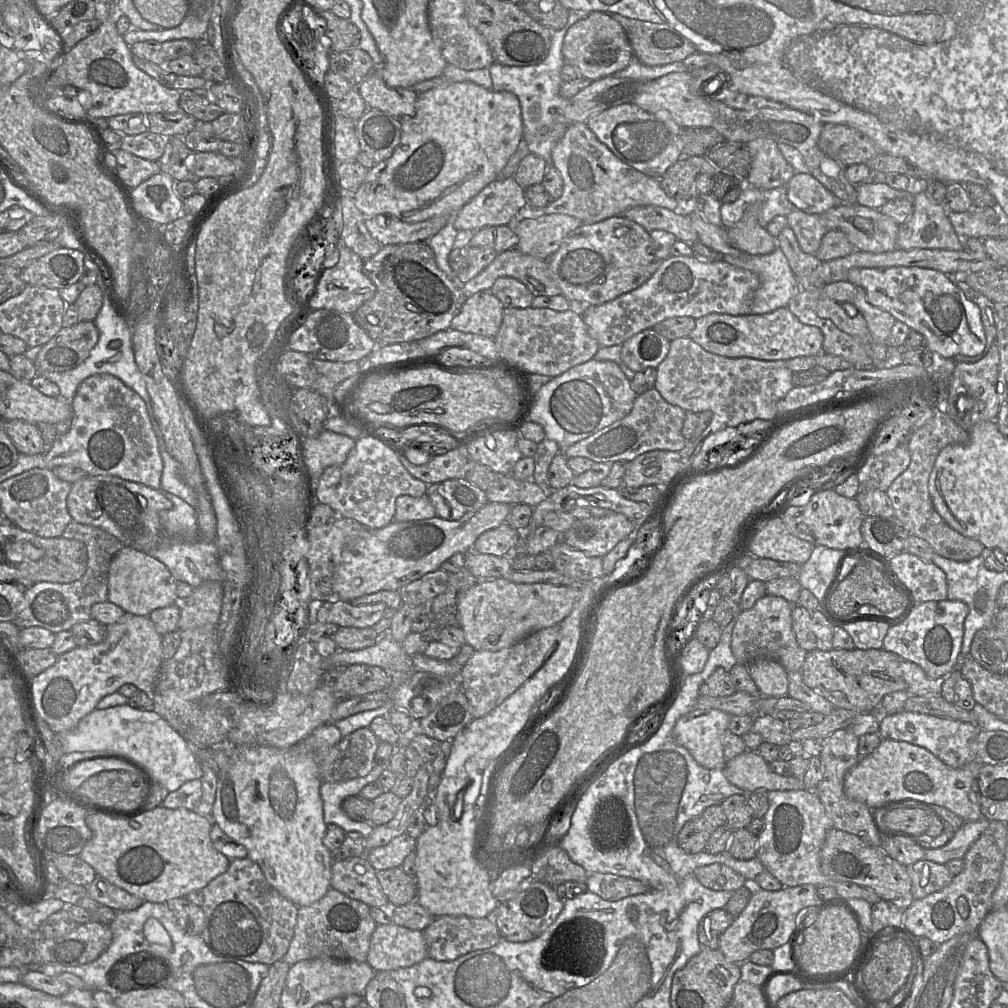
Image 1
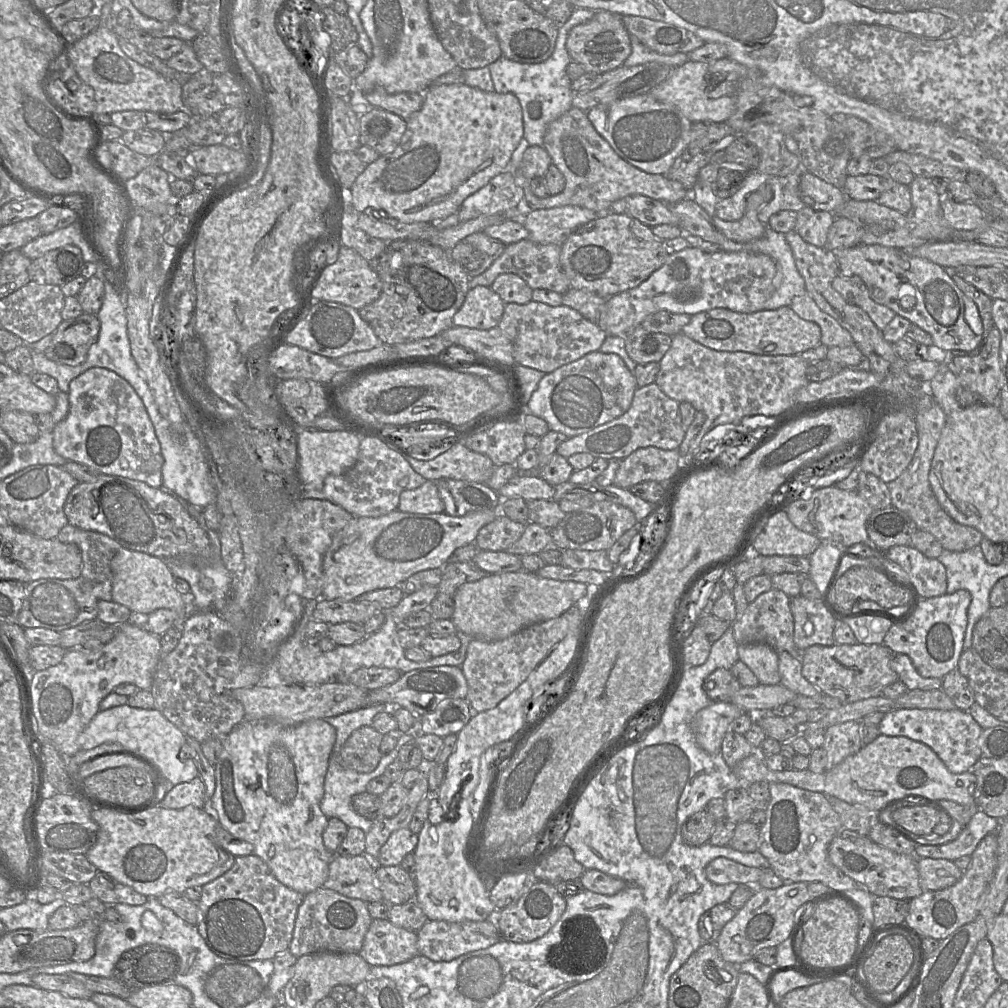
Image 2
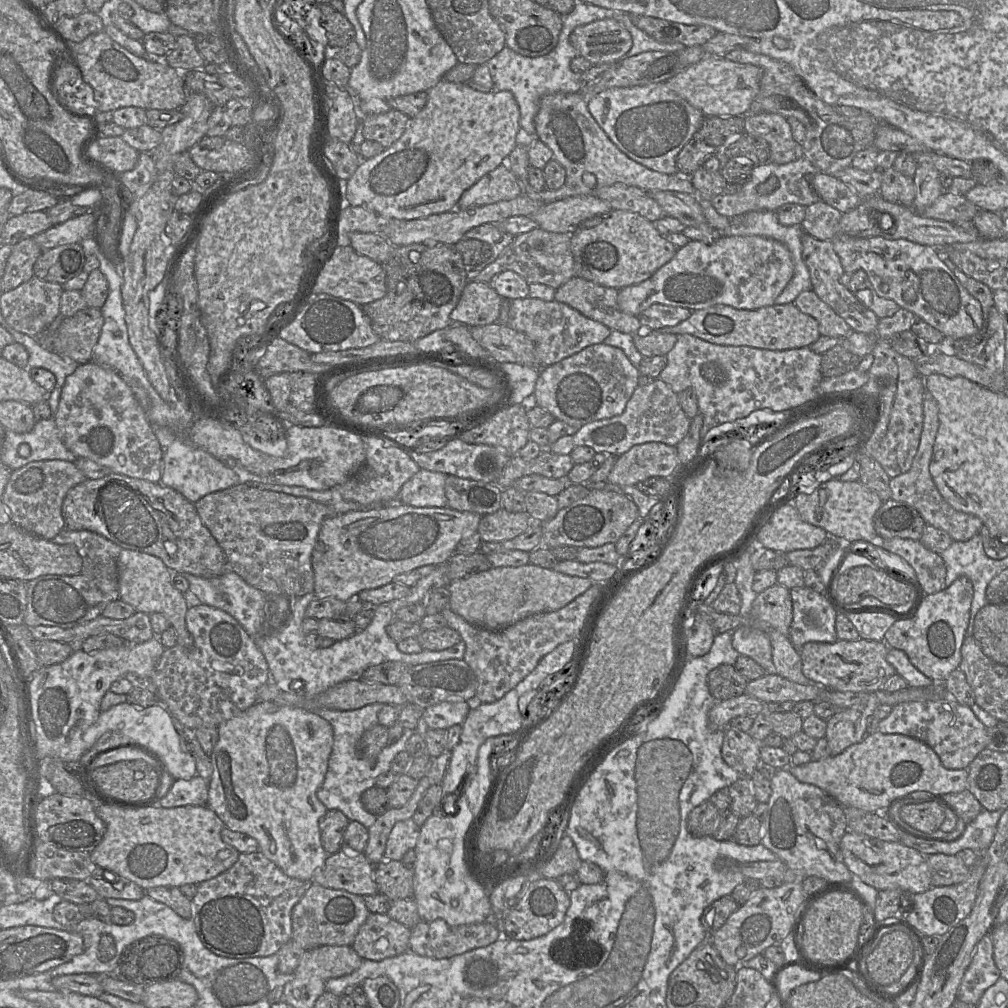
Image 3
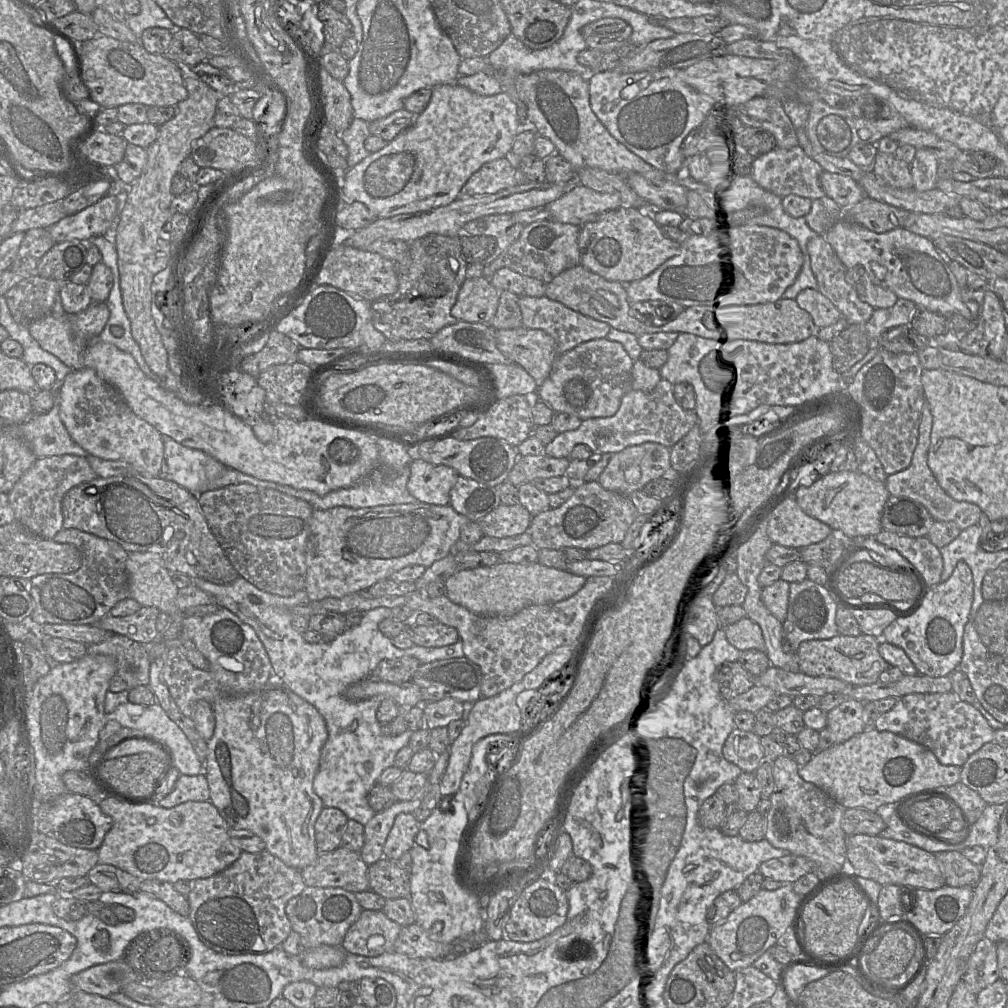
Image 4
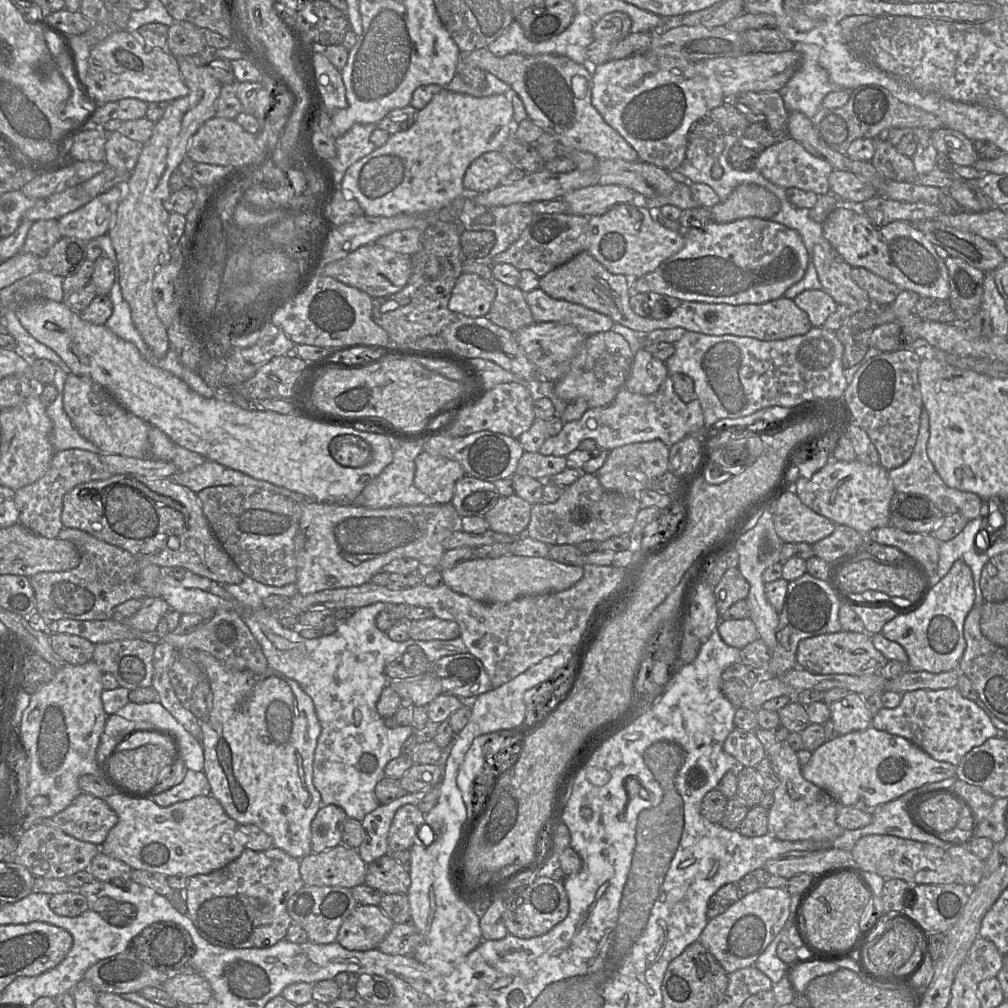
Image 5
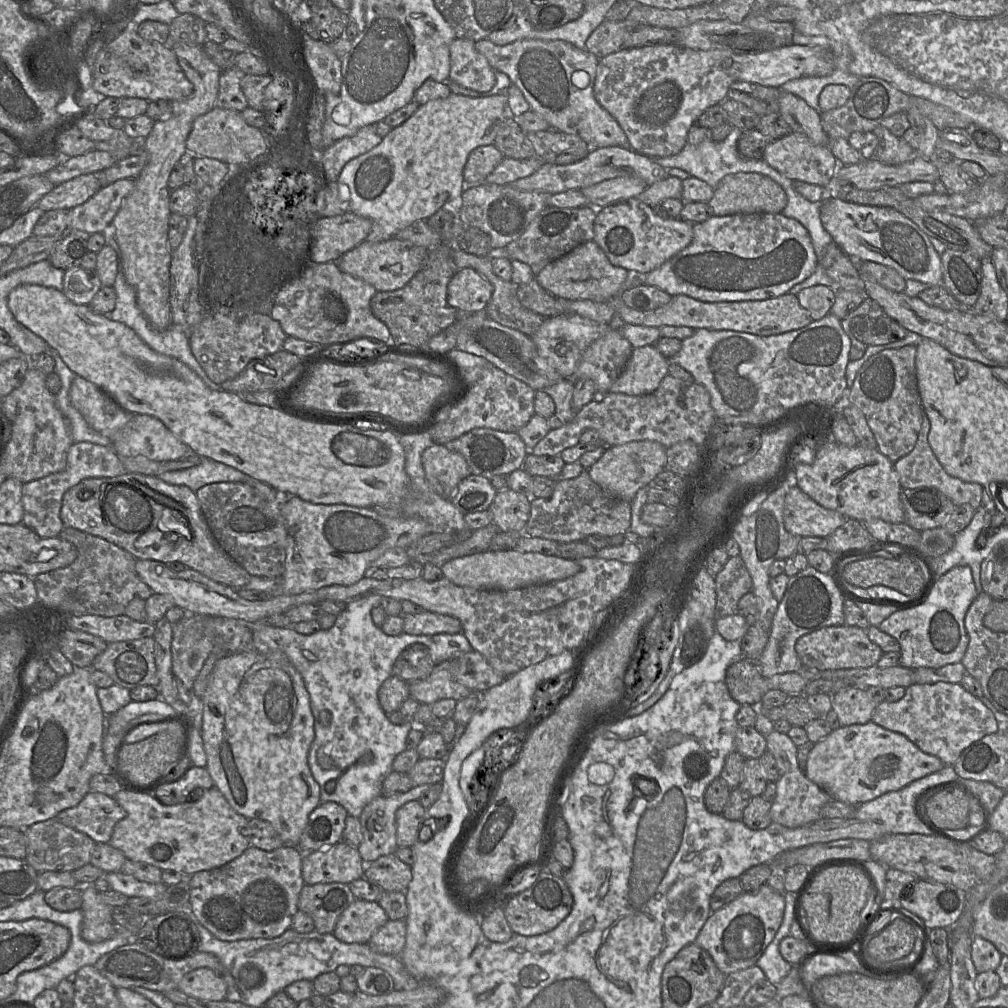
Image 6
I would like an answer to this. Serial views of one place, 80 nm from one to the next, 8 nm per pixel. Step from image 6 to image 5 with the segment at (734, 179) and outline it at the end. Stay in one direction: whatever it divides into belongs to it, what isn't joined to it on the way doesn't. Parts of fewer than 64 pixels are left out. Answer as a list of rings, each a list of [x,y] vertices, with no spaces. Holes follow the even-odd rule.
[[[753,183],[737,186],[731,195],[710,211],[716,223],[729,223],[743,218],[771,219],[780,210],[780,201],[766,188]]]

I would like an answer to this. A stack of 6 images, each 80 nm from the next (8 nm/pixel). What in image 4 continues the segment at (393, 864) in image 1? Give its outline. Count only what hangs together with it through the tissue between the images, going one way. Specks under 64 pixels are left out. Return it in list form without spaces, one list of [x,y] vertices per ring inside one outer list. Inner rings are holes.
[[[412,813],[398,814],[383,847],[384,857],[398,861],[412,848],[415,837],[420,831],[420,825],[421,823]]]

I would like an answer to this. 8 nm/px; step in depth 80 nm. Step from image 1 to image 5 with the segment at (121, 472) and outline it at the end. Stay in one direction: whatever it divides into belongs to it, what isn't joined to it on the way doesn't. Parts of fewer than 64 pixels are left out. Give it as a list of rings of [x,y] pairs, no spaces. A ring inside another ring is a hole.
[[[68,374],[63,392],[64,410],[80,435],[106,454],[151,459],[150,424],[121,406],[100,384],[86,376]]]

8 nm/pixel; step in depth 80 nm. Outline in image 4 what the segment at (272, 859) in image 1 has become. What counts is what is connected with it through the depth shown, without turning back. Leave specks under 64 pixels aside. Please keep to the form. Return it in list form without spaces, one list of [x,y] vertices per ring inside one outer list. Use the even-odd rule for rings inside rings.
[[[272,675],[271,680],[264,688],[246,695],[220,696],[215,699],[212,707],[215,729],[211,739],[206,742],[207,757],[204,764],[204,774],[210,791],[209,801],[217,808],[230,828],[250,830],[265,842],[265,850],[279,858],[287,866],[301,871],[313,864],[319,856],[315,842],[315,822],[324,808],[321,798],[313,790],[313,780],[319,769],[321,749],[328,738],[325,719],[313,705],[292,692],[275,675]]]

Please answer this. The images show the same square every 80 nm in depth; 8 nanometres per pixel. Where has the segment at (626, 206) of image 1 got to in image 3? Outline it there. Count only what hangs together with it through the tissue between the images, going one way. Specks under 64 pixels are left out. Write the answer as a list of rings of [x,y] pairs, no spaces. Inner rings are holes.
[[[581,92],[550,93],[542,97],[534,119],[536,135],[553,152],[553,158],[566,170],[565,184],[558,190],[537,192],[524,177],[521,194],[544,205],[579,195],[595,195],[596,191],[615,183],[635,186],[647,193],[675,191],[698,195],[691,179],[679,174],[665,174],[651,170],[629,158],[608,137],[588,109]]]

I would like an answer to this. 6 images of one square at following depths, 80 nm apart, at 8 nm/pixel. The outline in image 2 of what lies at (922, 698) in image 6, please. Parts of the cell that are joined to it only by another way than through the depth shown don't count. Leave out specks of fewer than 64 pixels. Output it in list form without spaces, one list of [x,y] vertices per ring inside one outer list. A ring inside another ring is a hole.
[[[958,708],[953,710],[898,709],[885,713],[878,728],[883,735],[905,736],[926,744],[952,773],[972,770],[974,764],[981,758],[979,737],[983,729],[969,711],[963,711]]]

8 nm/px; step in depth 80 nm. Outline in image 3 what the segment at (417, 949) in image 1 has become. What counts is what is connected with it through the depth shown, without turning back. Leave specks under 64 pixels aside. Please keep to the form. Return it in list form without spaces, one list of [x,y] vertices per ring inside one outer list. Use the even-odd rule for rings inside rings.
[[[370,912],[351,947],[362,960],[380,961],[407,952],[410,936],[411,929],[387,914]]]

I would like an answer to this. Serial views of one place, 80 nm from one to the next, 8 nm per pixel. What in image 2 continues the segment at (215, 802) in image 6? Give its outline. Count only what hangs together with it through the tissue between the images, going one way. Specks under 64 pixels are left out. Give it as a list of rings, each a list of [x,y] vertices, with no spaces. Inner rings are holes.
[[[151,806],[135,814],[92,808],[91,816],[98,824],[99,832],[95,844],[85,854],[89,862],[98,871],[109,874],[117,882],[132,887],[148,898],[157,898],[167,891],[182,894],[189,887],[202,887],[224,874],[234,864],[235,856],[217,842],[215,829],[219,823],[208,807],[170,809]]]

